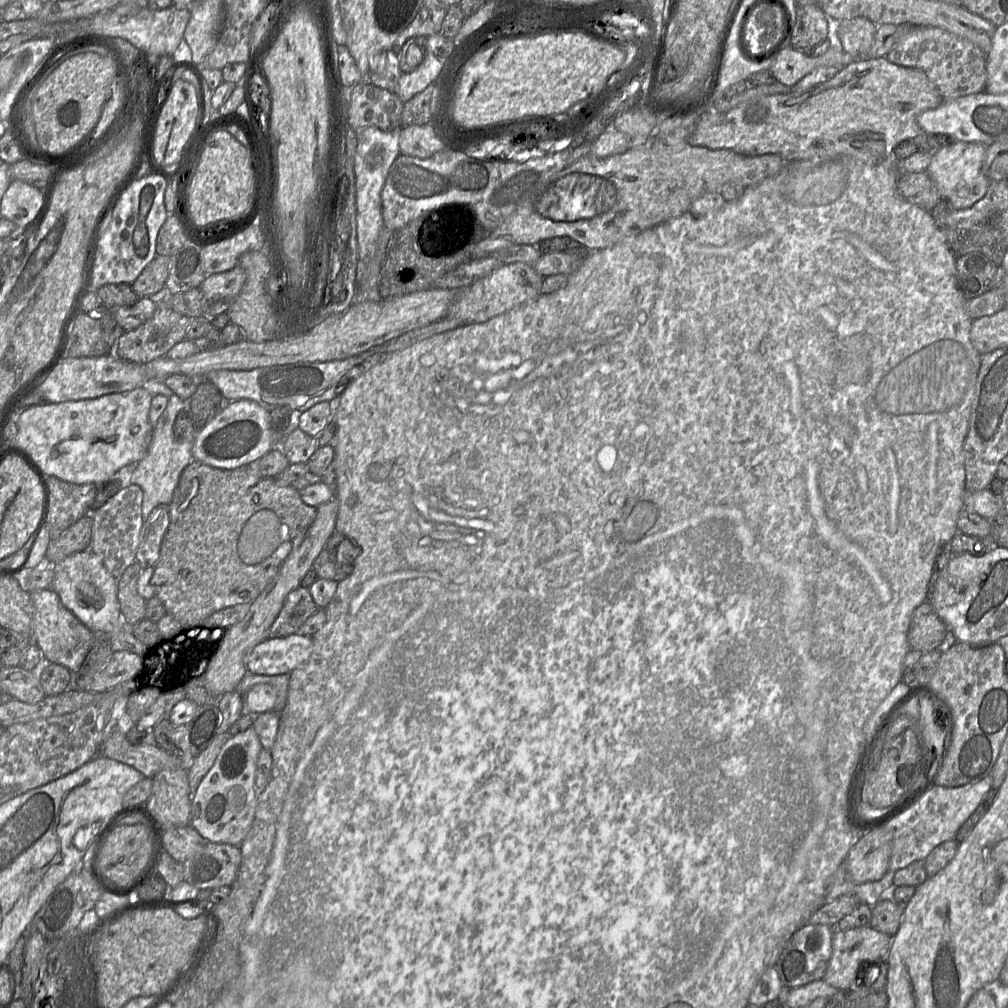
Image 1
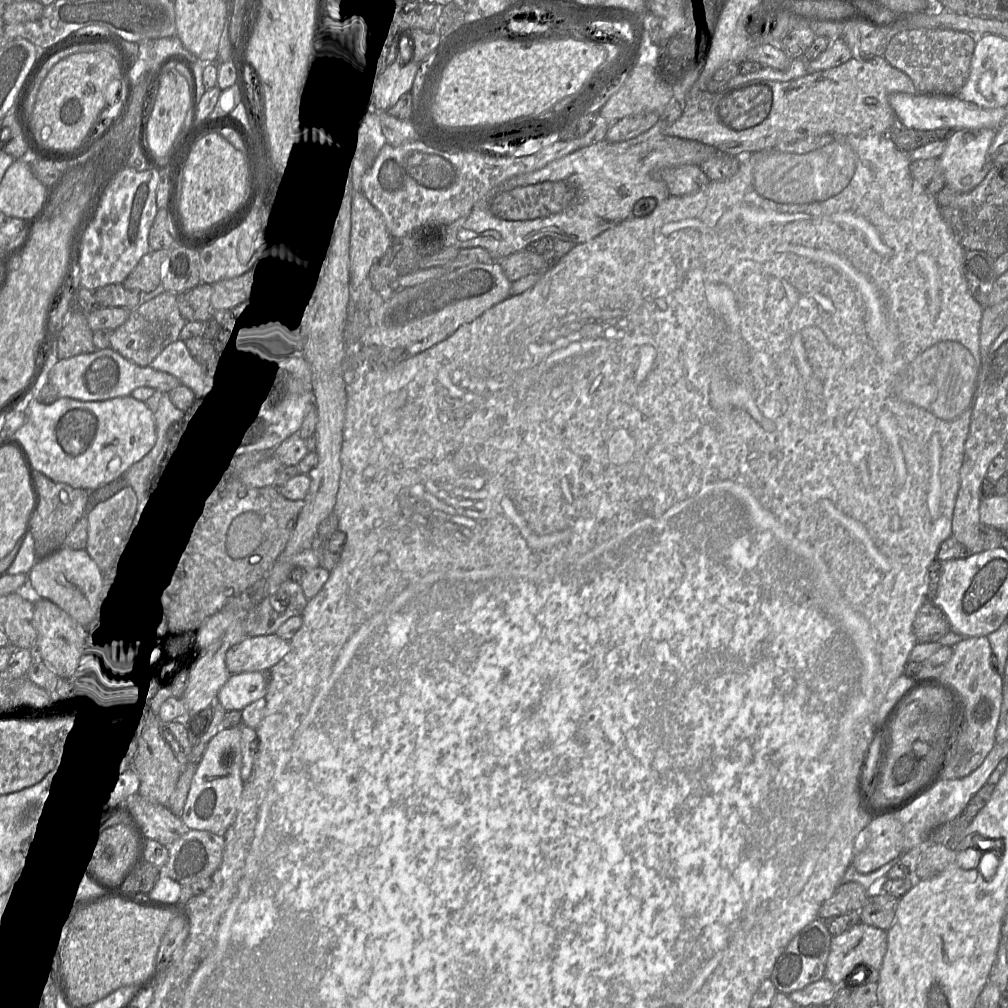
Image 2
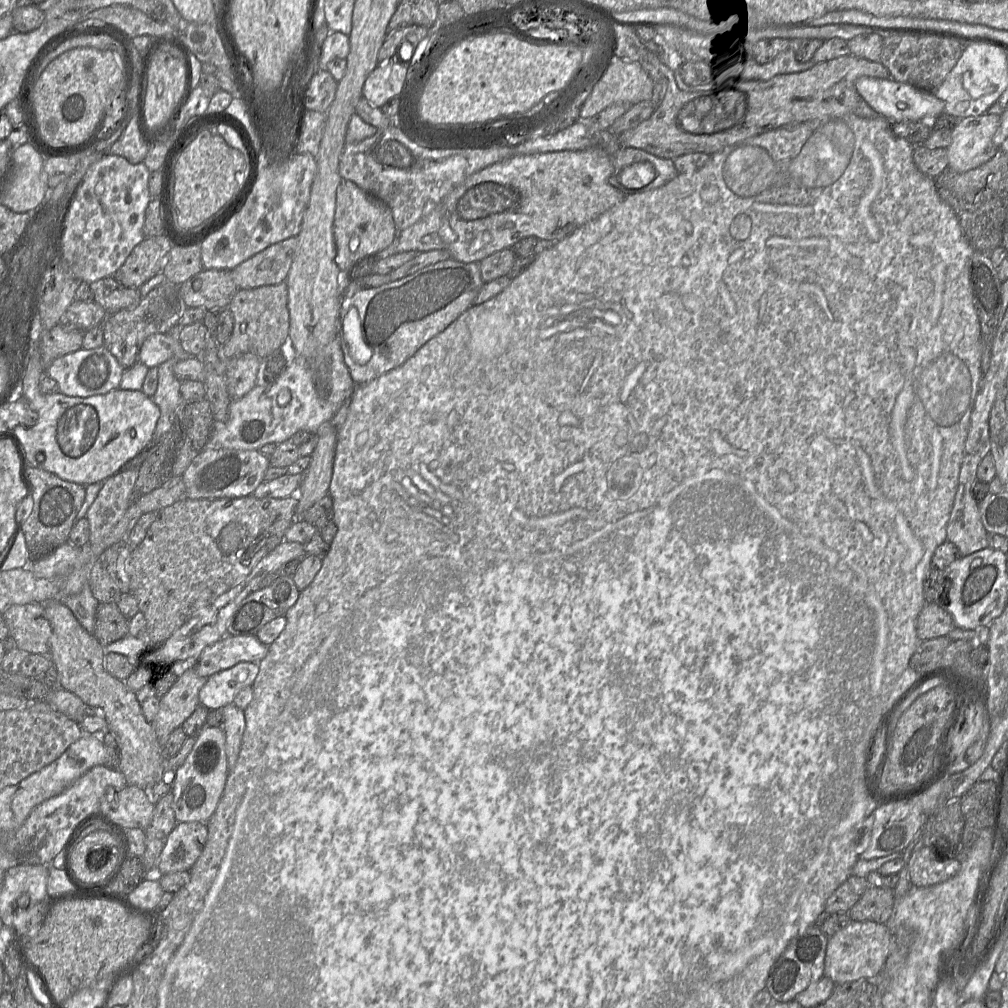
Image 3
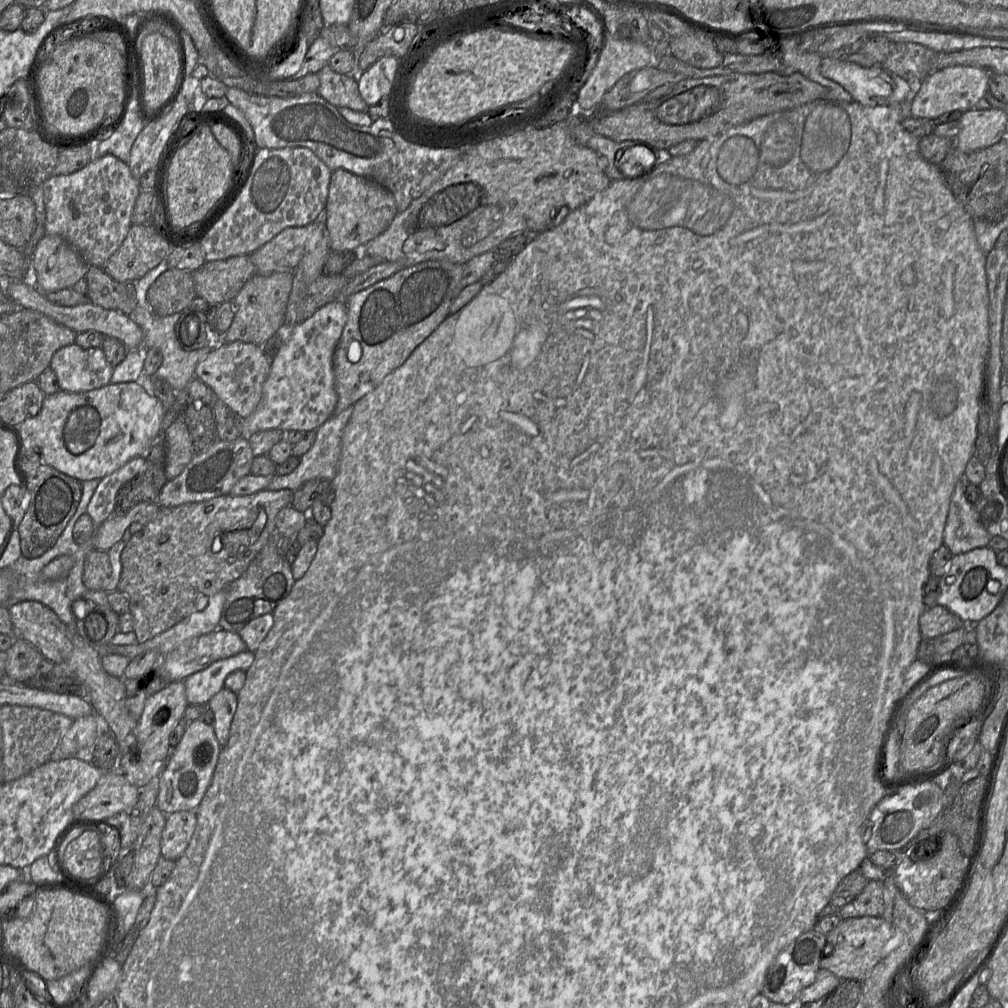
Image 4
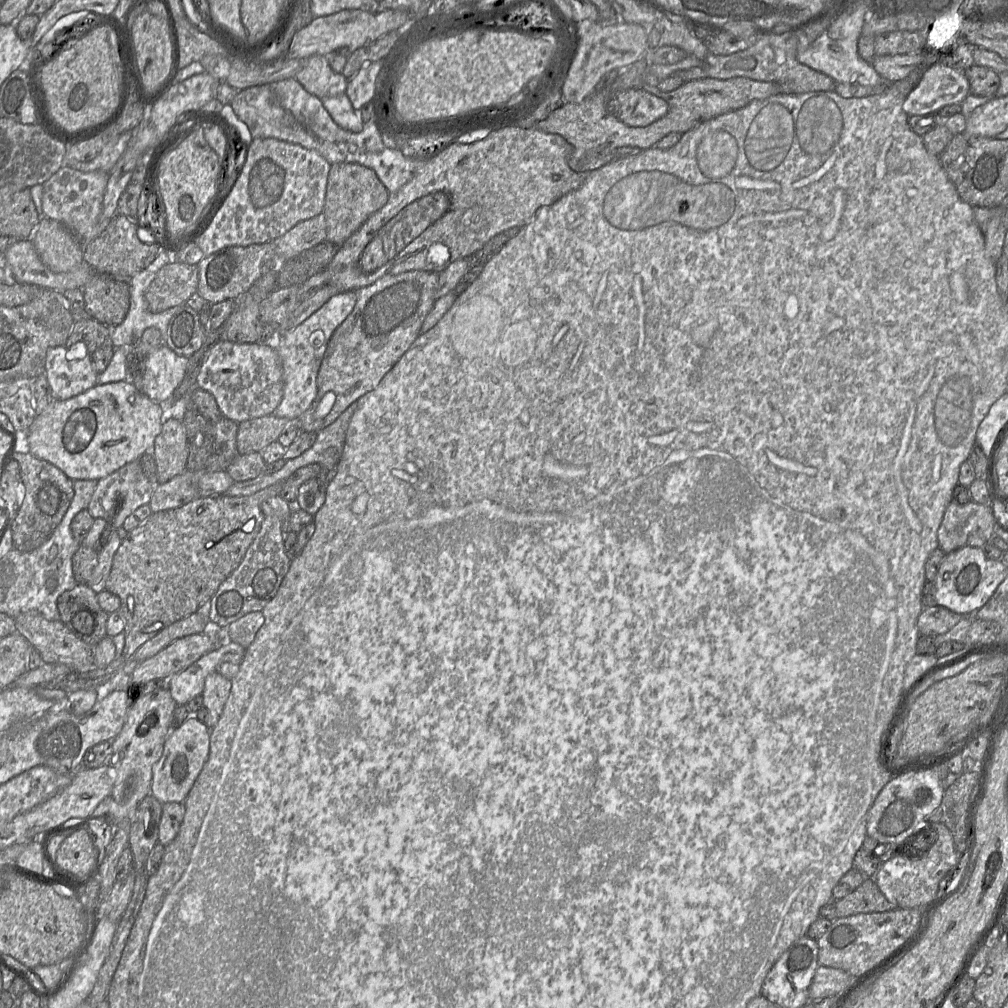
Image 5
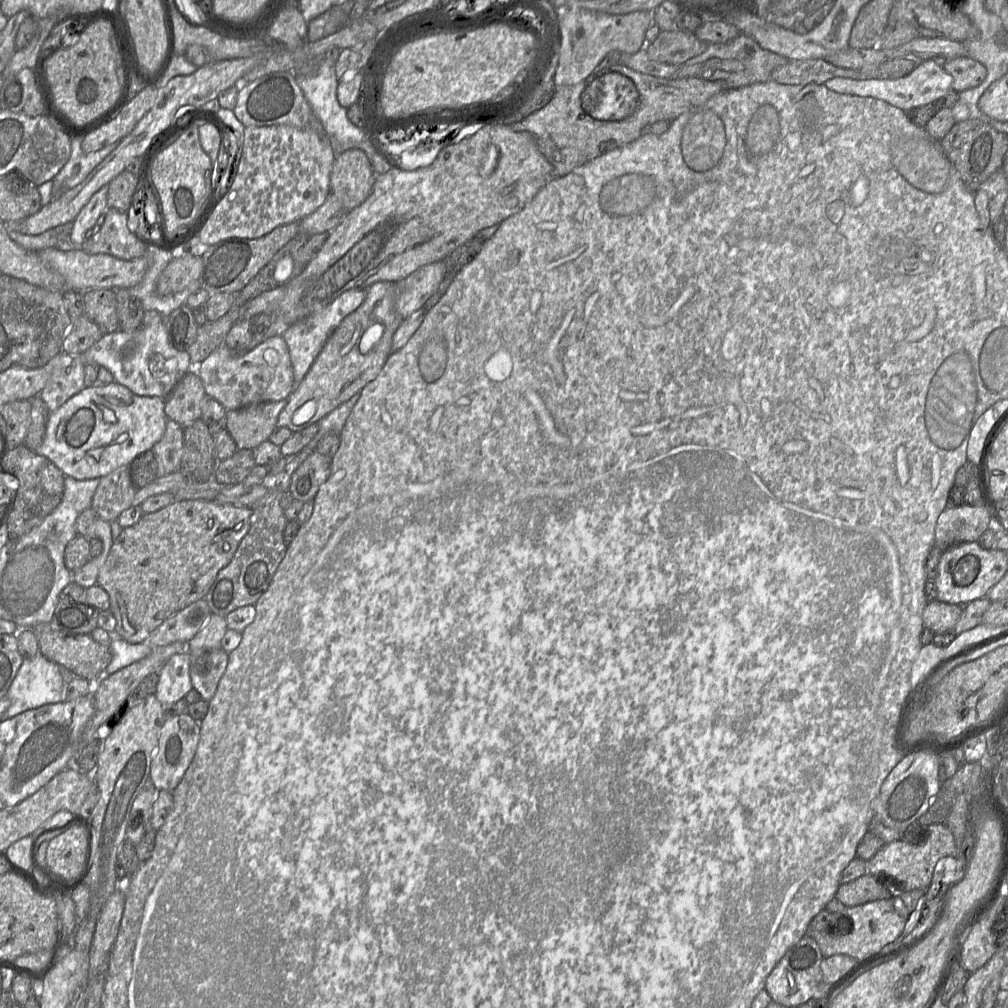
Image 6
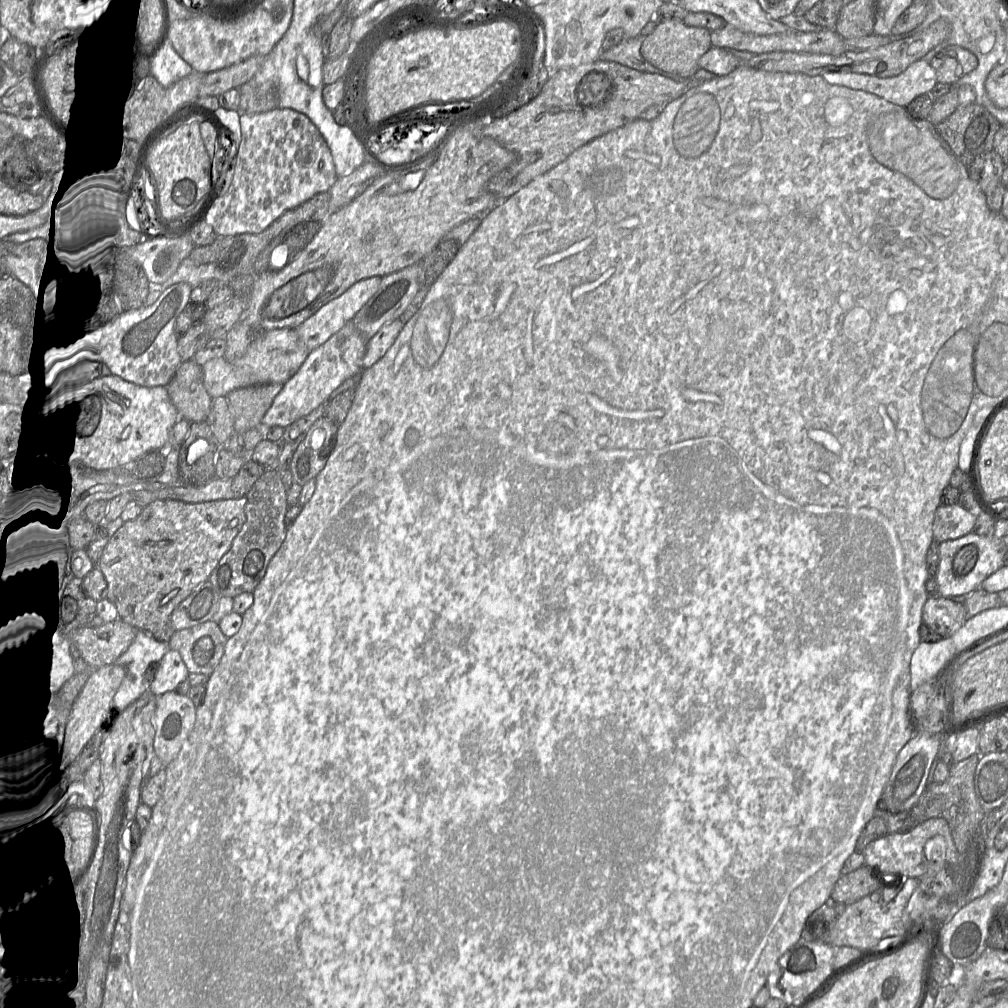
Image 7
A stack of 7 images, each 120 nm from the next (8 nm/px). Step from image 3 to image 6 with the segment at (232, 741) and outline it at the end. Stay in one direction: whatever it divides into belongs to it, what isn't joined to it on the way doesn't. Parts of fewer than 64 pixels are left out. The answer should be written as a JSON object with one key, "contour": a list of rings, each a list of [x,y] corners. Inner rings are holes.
{"contour":[[[222,648],[199,649],[188,652],[190,657],[190,677],[193,688],[199,692],[201,699],[209,702],[216,693],[218,684],[226,670],[229,654]]]}

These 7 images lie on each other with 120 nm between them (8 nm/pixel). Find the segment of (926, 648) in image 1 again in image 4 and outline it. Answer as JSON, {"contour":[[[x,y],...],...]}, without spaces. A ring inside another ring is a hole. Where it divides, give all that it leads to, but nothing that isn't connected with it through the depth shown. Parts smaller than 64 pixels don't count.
{"contour":[[[941,605],[926,608],[919,618],[923,638],[936,638],[963,626],[963,621],[952,611]]]}

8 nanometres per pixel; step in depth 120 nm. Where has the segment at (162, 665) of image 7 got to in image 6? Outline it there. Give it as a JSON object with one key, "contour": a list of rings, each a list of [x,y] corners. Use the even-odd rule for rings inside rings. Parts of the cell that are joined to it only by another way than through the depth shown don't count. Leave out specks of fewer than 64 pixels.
{"contour":[[[188,652],[171,656],[159,671],[156,698],[164,707],[170,707],[193,689]]]}

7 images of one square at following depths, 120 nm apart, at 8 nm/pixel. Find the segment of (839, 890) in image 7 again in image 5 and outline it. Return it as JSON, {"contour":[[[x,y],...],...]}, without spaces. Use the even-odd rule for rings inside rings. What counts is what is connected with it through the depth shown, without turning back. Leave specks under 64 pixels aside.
{"contour":[[[865,878],[854,891],[835,901],[835,907],[837,918],[897,908],[887,900],[873,878]]]}

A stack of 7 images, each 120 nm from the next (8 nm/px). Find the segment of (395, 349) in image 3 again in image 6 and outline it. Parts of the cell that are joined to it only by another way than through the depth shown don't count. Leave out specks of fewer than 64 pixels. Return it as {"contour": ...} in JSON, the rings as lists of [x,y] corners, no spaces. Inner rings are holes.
{"contour":[[[378,282],[366,289],[363,303],[346,316],[330,335],[309,371],[286,400],[286,405],[277,419],[277,427],[286,427],[292,433],[318,423],[339,405],[349,400],[381,372],[392,351],[393,335],[403,321],[395,309],[394,283]]]}

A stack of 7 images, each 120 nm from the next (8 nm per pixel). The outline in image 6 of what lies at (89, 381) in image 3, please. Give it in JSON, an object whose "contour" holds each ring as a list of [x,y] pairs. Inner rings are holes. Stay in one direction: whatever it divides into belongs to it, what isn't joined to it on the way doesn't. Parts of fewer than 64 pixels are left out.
{"contour":[[[62,352],[47,366],[50,366],[50,379],[38,396],[53,412],[85,388],[85,364],[80,357]]]}

